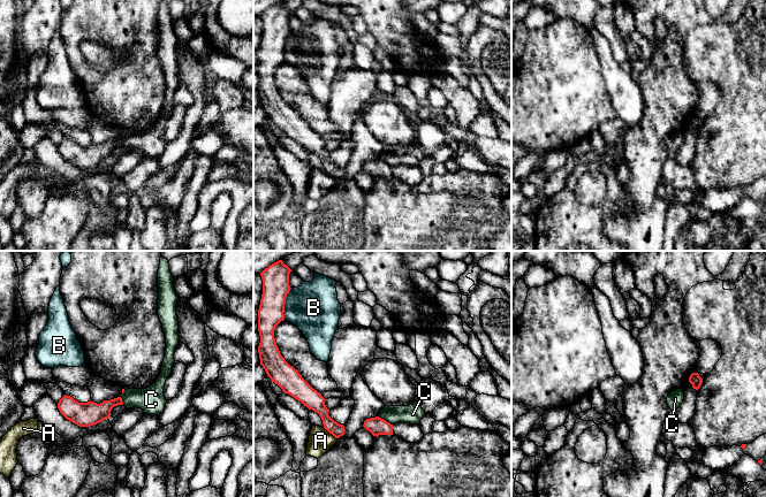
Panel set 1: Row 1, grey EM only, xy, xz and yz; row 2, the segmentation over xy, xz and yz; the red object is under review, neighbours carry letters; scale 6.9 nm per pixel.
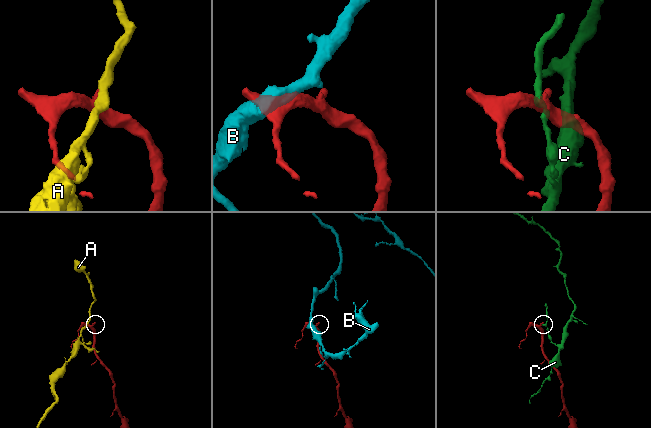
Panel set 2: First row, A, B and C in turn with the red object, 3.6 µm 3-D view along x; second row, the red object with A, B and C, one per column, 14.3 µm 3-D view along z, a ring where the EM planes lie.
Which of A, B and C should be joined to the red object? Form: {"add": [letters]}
{"add": []}

